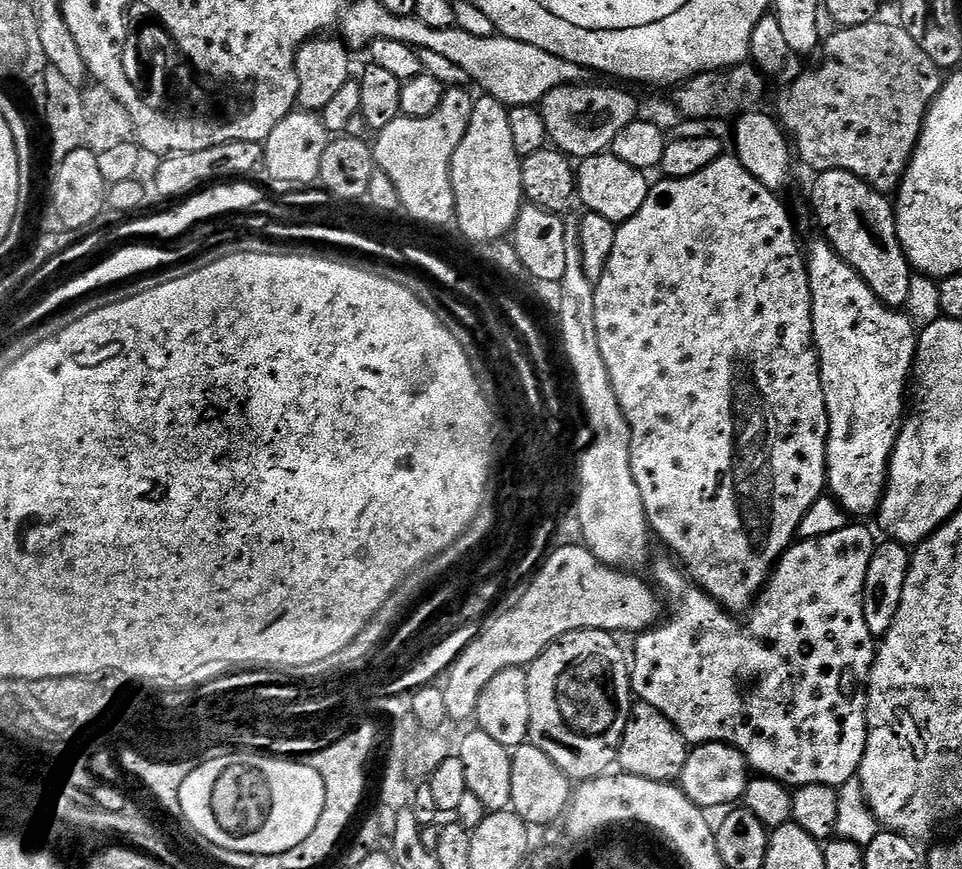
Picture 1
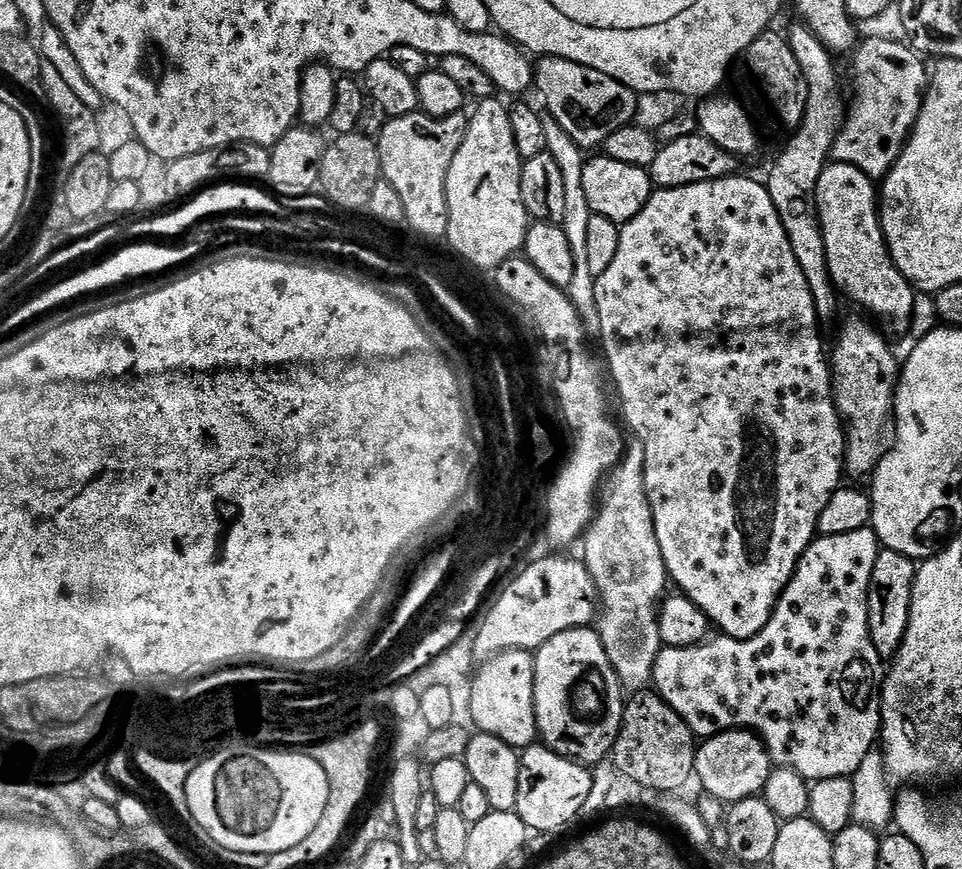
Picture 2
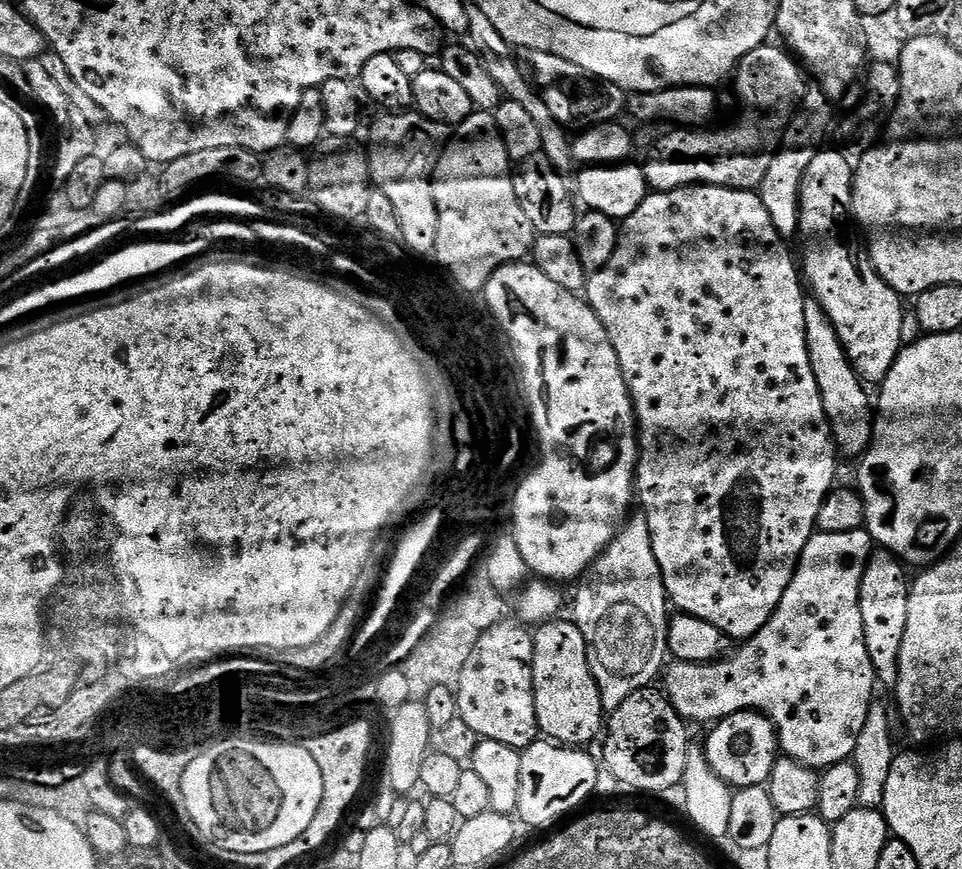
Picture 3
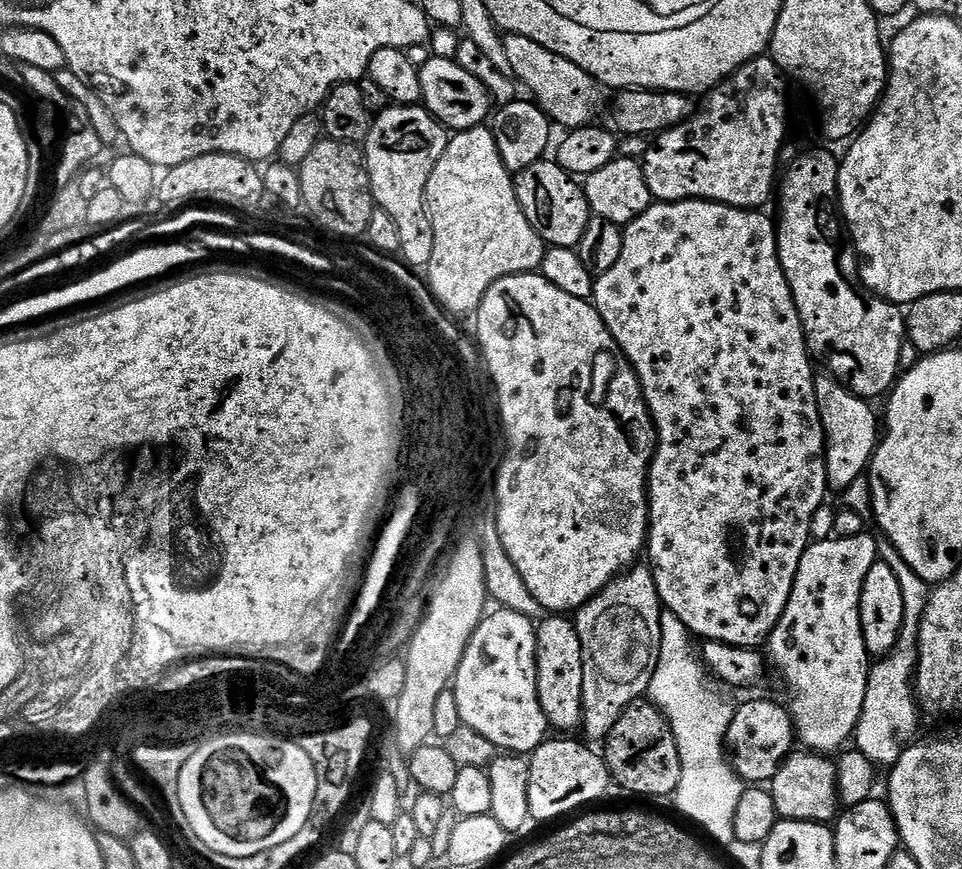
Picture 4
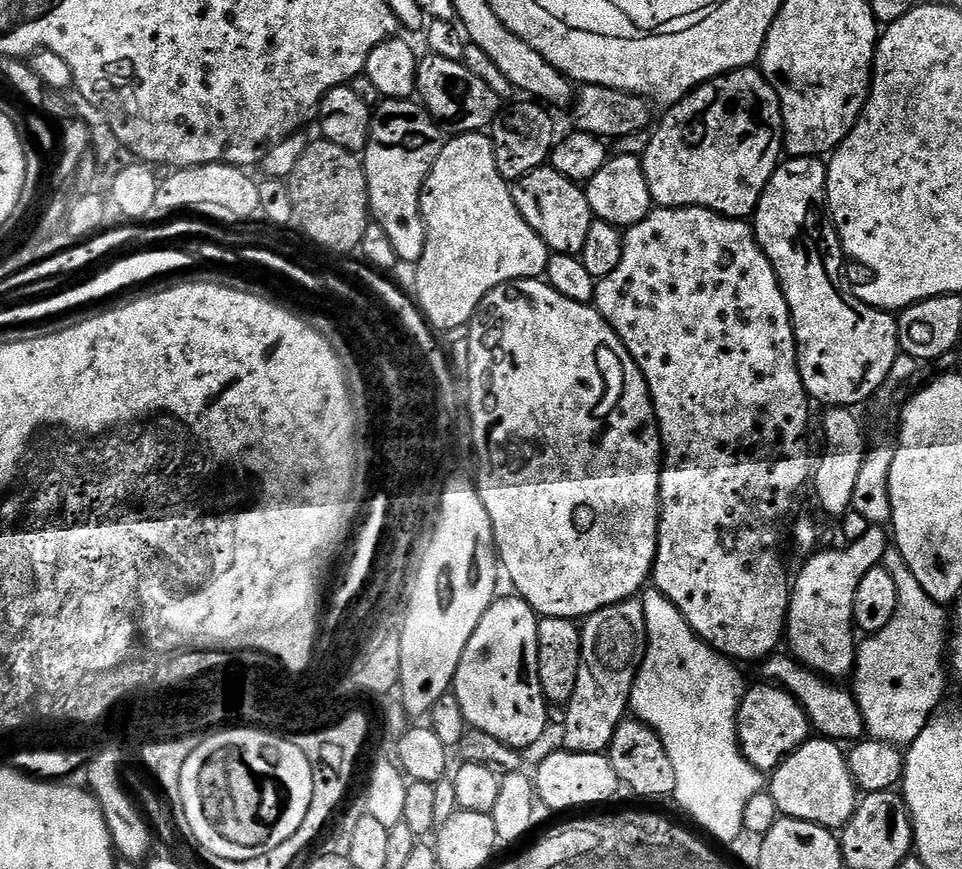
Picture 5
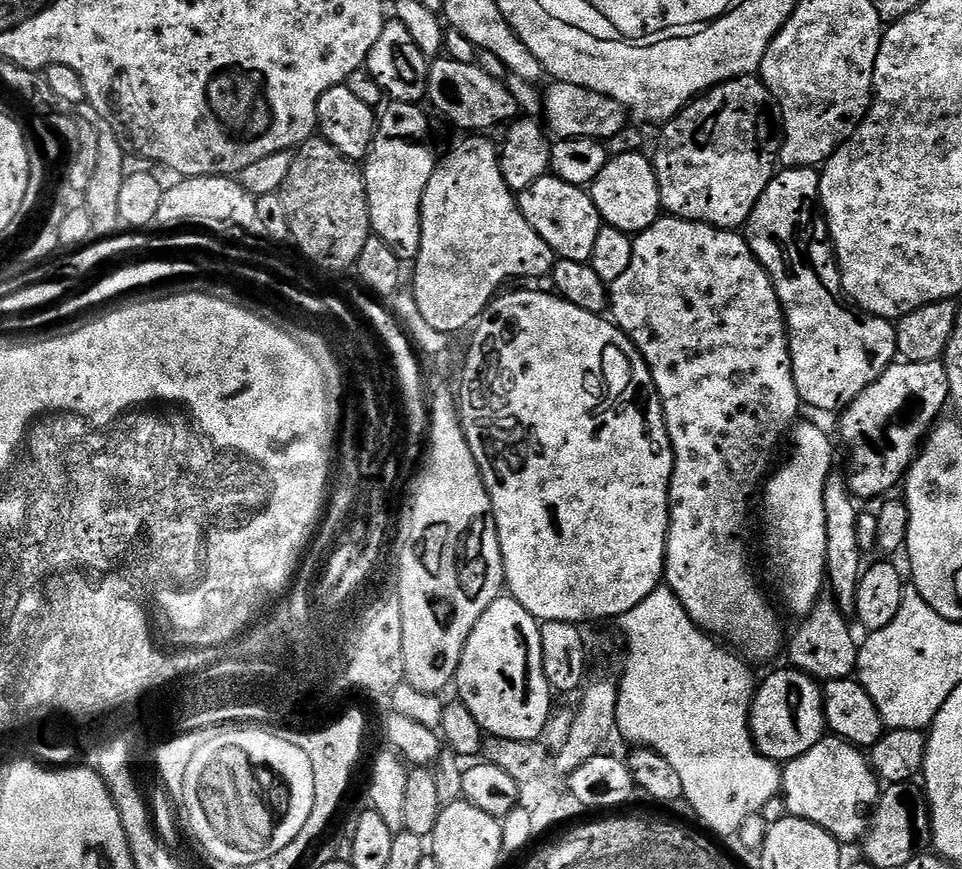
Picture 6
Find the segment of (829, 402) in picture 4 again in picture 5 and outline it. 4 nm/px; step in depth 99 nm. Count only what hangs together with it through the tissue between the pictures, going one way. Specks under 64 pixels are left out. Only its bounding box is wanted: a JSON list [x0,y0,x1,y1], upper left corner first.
[814,406,866,518]

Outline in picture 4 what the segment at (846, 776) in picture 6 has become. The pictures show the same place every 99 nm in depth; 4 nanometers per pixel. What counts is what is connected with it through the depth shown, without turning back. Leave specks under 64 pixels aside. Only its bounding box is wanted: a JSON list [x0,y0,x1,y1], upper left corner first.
[770,750,841,824]

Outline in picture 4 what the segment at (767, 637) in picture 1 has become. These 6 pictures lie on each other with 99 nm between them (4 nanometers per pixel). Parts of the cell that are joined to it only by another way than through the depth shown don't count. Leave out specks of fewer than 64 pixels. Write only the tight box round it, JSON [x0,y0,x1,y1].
[766,535,878,754]

